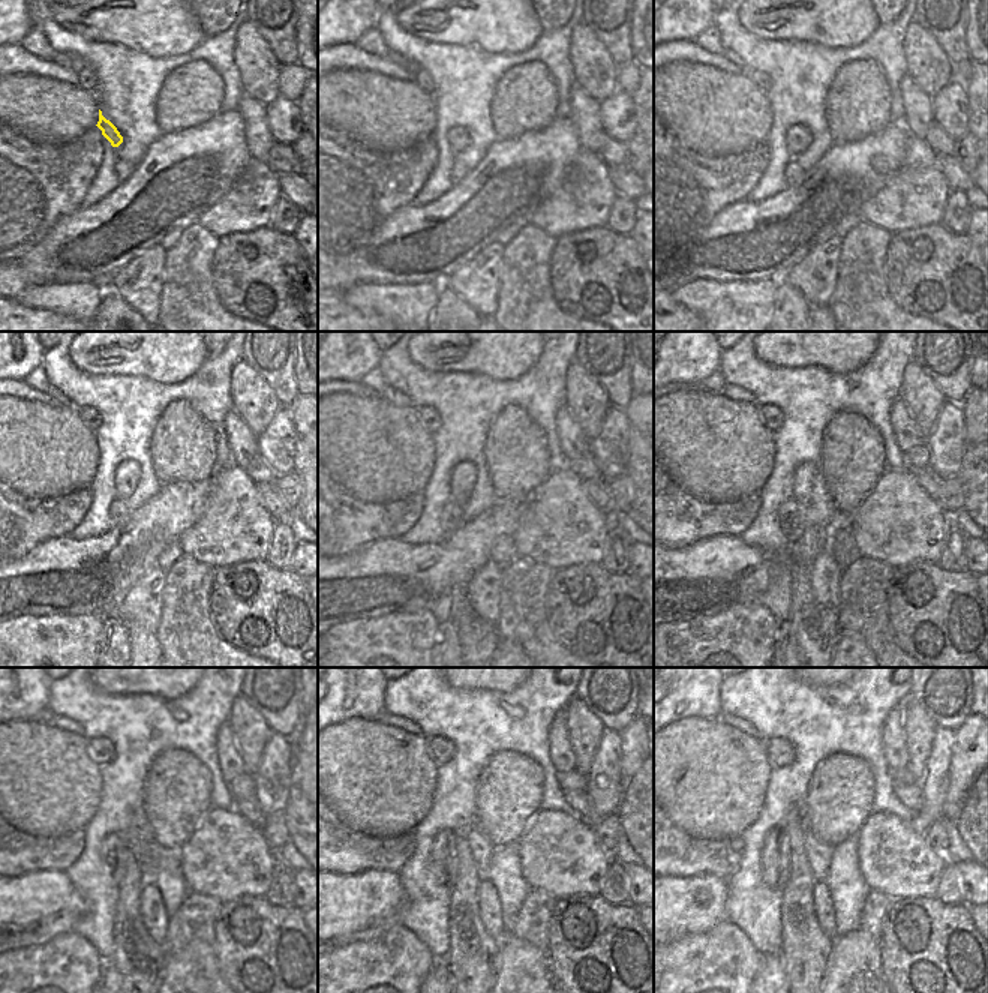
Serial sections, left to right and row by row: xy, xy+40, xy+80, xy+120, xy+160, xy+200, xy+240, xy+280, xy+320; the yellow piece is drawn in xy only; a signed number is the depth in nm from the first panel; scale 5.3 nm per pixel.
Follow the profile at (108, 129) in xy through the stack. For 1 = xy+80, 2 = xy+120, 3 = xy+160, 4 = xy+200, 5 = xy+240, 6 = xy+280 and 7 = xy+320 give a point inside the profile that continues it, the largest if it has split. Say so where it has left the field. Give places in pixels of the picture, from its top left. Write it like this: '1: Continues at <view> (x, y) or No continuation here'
1: Continues at xy+80 (798, 138)
2: Continues at xy+120 (126, 476)
3: Continues at xy+160 (462, 479)
4: Continues at xy+200 (802, 482)
5: Continues at xy+240 (137, 839)
6: Continues at xy+280 (482, 851)
7: Continues at xy+320 (819, 854)

